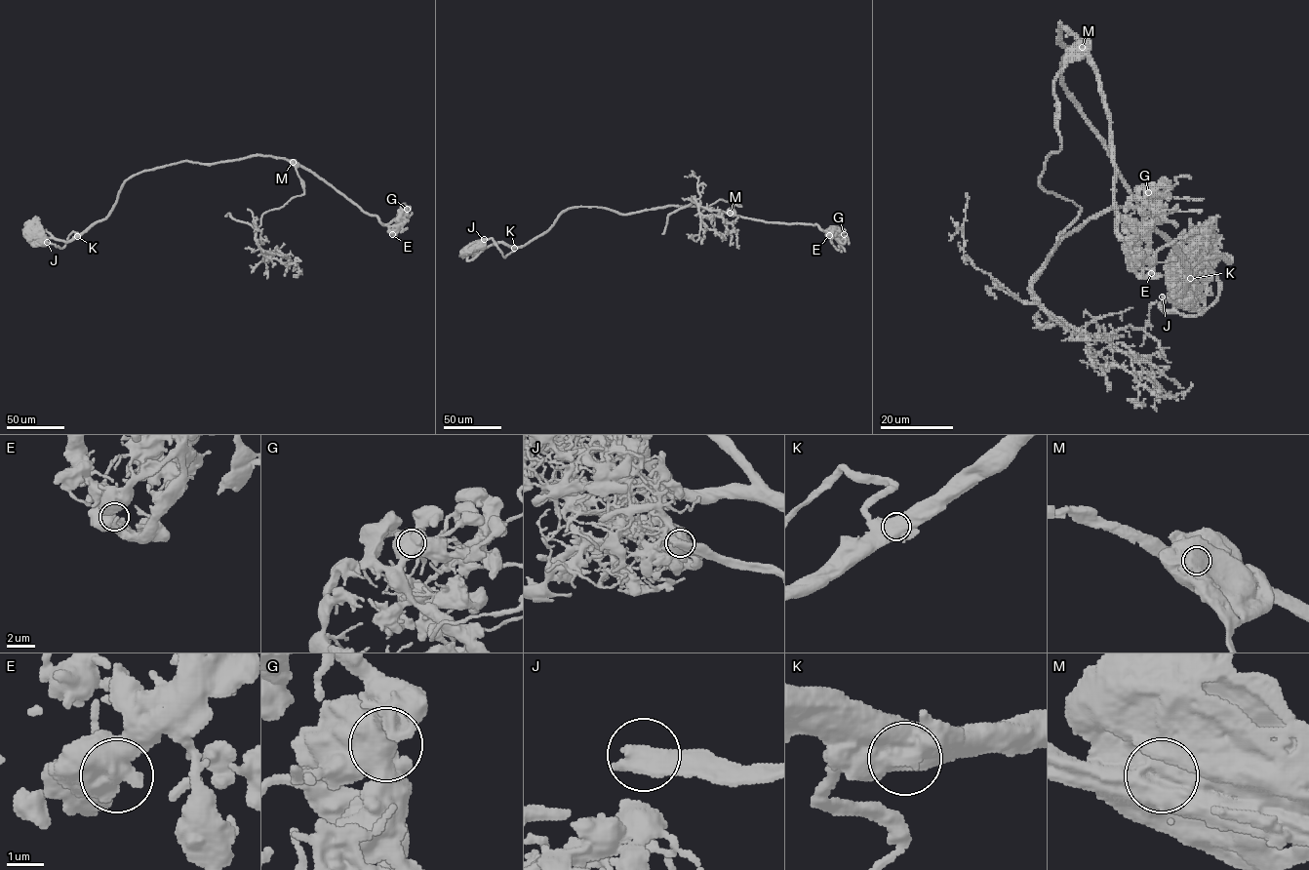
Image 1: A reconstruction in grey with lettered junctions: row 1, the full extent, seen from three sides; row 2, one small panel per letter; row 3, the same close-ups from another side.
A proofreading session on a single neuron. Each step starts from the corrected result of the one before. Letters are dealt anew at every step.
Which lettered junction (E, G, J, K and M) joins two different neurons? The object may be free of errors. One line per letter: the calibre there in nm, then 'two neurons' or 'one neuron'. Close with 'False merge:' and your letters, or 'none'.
E: calibre 1000 nm; one neuron
G: calibre 1000 nm; one neuron
J: calibre 700 nm; one neuron
K: calibre 1000 nm; one neuron
M: calibre 1250 nm; two neurons
False merge: M

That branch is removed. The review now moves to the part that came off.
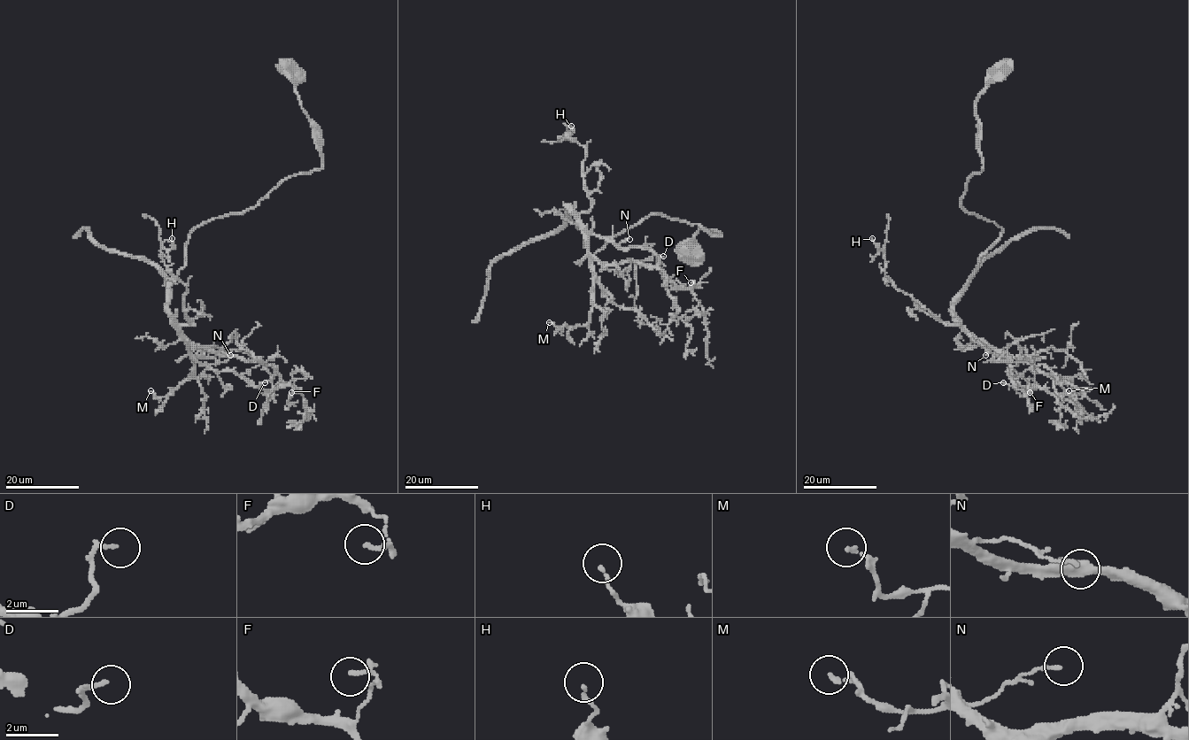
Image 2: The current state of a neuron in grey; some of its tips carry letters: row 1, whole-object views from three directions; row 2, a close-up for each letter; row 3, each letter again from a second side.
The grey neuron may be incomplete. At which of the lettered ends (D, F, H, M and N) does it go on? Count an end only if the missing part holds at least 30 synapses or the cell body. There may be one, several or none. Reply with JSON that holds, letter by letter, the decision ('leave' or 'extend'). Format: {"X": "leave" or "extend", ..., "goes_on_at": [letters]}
{"D": "leave", "F": "leave", "H": "leave", "M": "leave", "N": "leave", "goes_on_at": []}

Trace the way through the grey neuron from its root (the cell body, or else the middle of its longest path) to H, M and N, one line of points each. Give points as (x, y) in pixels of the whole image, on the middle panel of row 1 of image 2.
H: (692, 253), (699, 228), (721, 235), (660, 214), (586, 251), (567, 208), (591, 206), (571, 126)
M: (692, 253), (699, 228), (721, 235), (651, 214), (590, 255), (566, 207), (592, 307), (584, 326), (549, 322)
N: (692, 253), (699, 228), (721, 235), (651, 214), (590, 255), (566, 207), (589, 233), (616, 244), (629, 239)

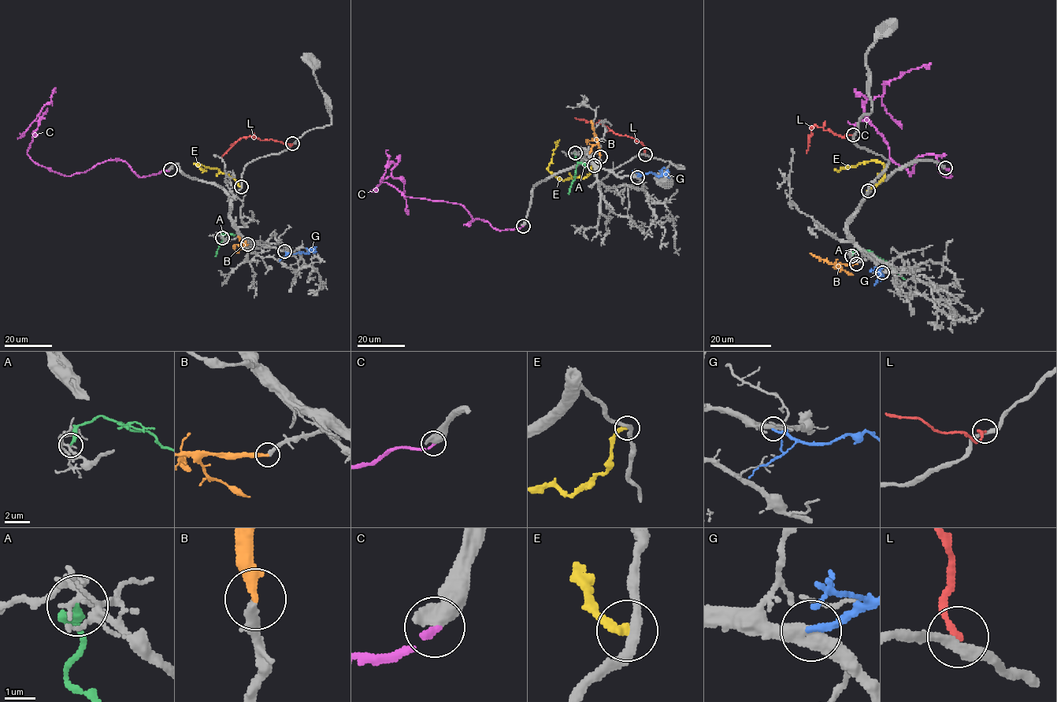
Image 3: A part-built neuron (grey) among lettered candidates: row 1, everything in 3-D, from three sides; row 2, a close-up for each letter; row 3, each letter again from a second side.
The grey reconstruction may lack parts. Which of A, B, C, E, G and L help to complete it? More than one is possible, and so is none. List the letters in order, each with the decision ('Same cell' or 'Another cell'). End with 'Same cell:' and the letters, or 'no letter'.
A: Another cell
B: Same cell
C: Another cell
E: Another cell
G: Same cell
L: Another cell
Same cell: B, G

